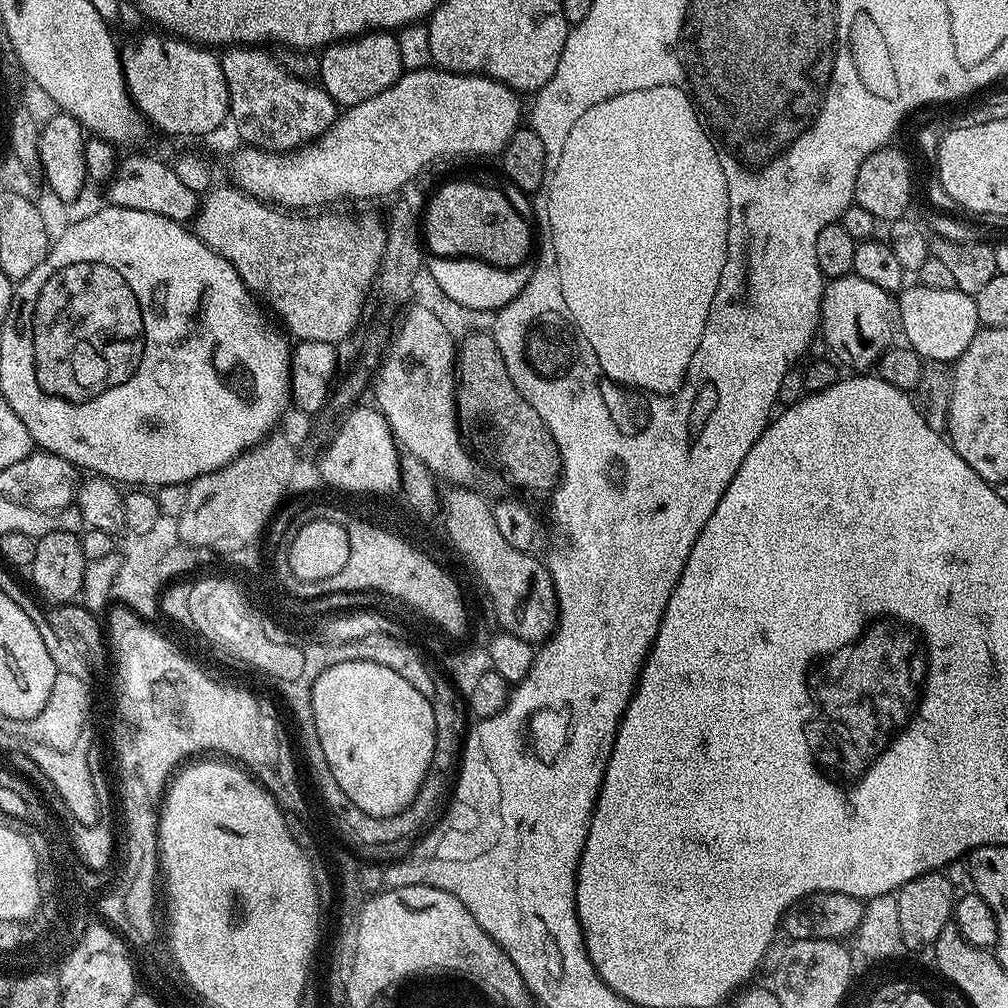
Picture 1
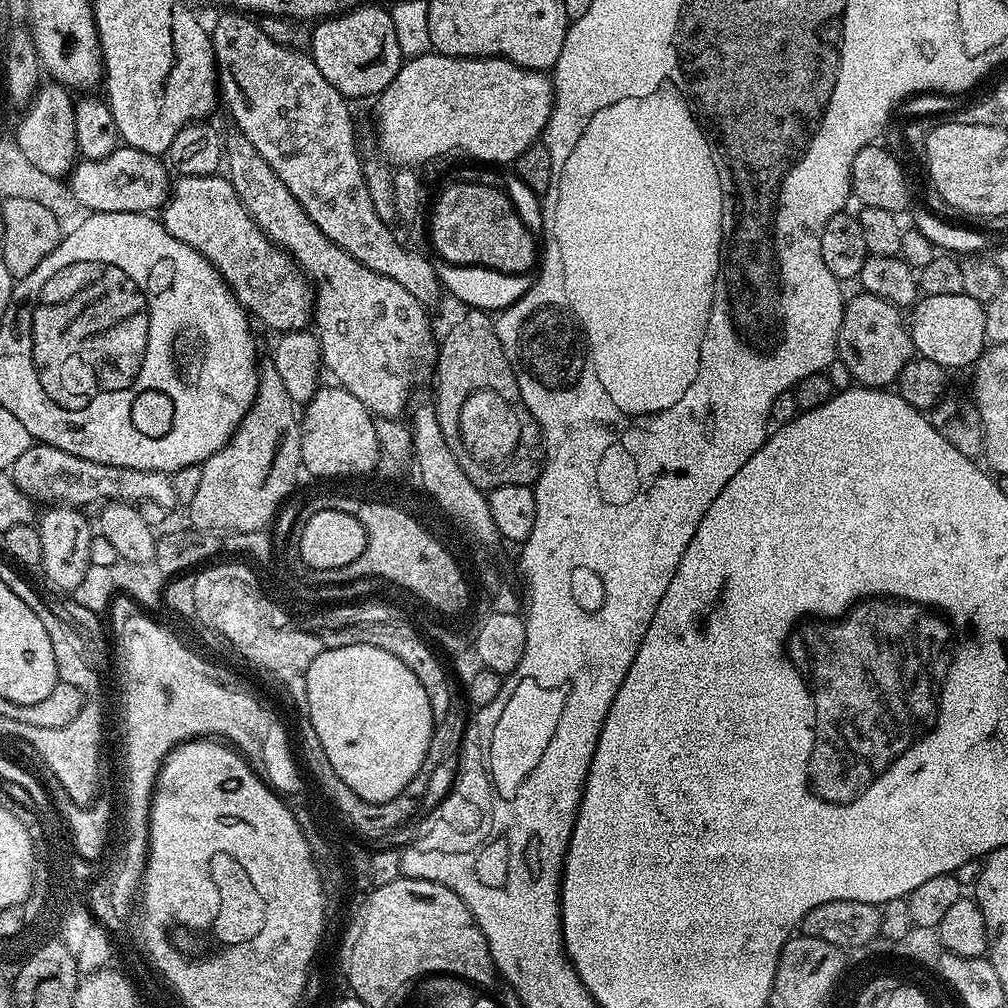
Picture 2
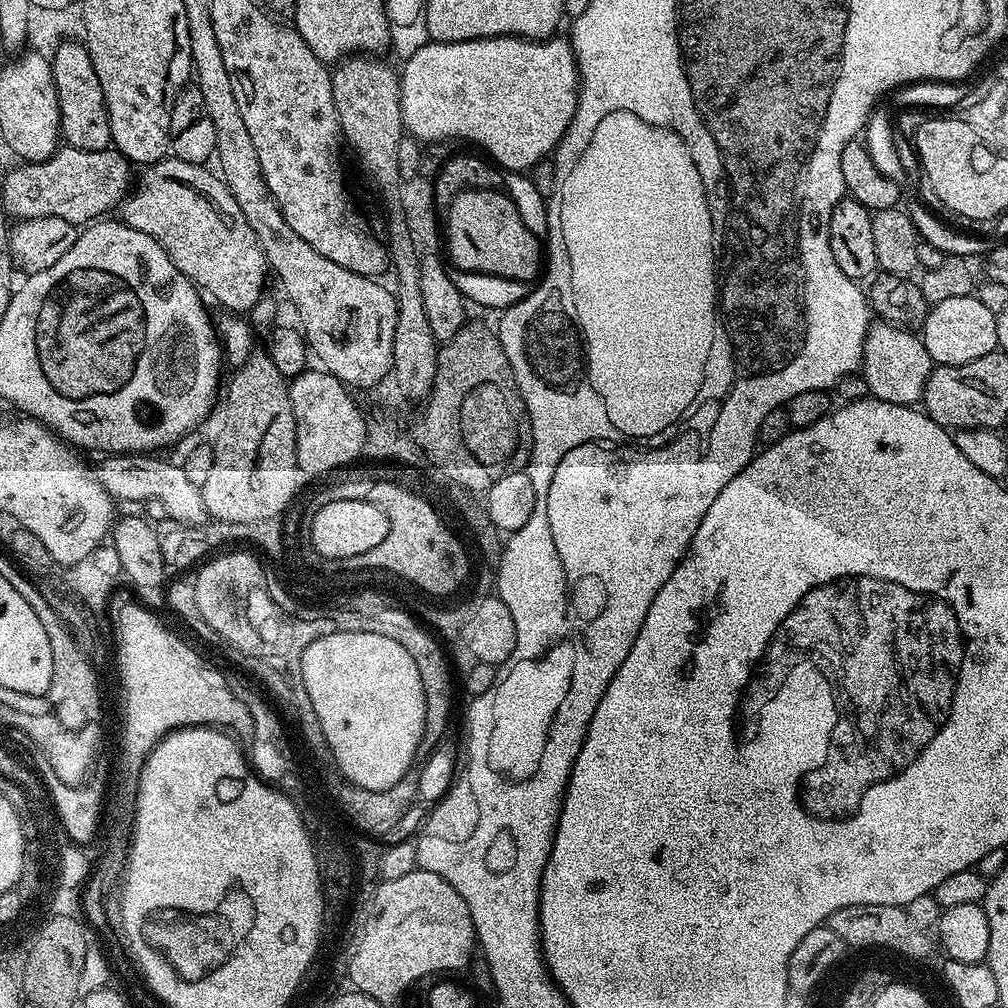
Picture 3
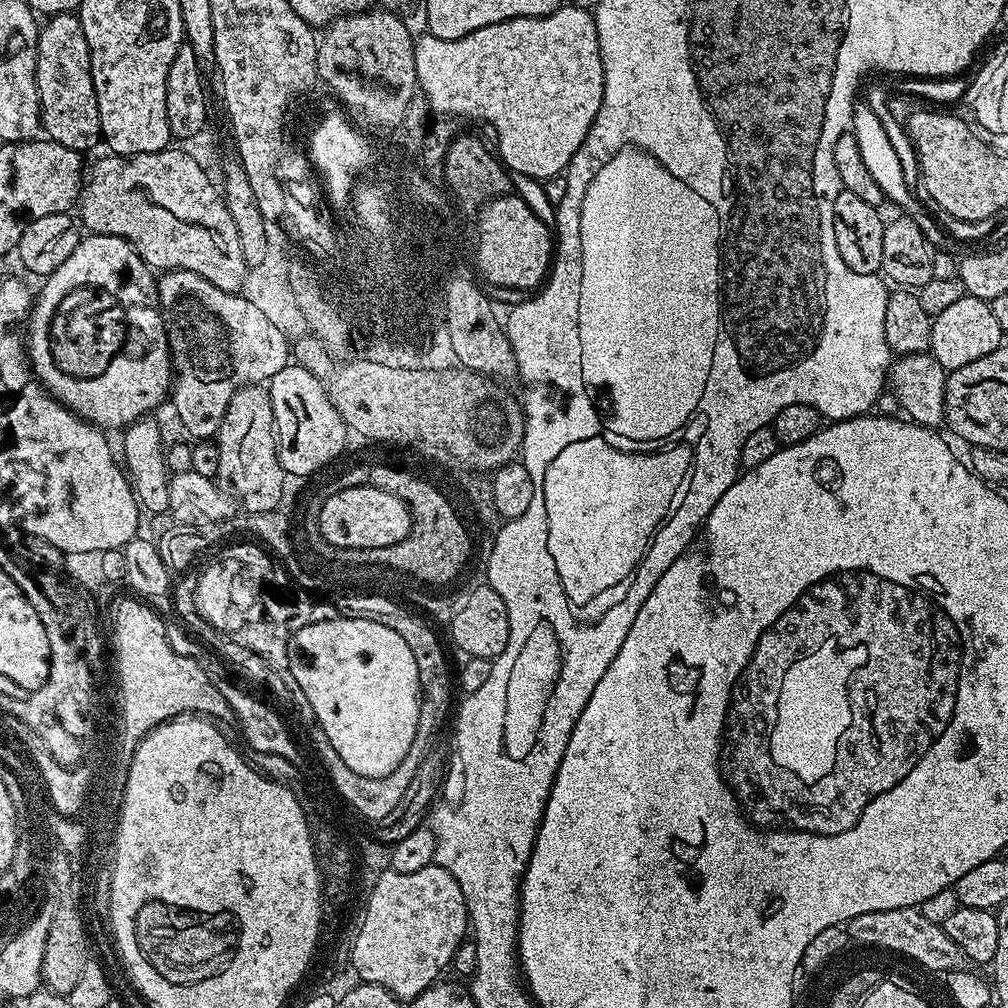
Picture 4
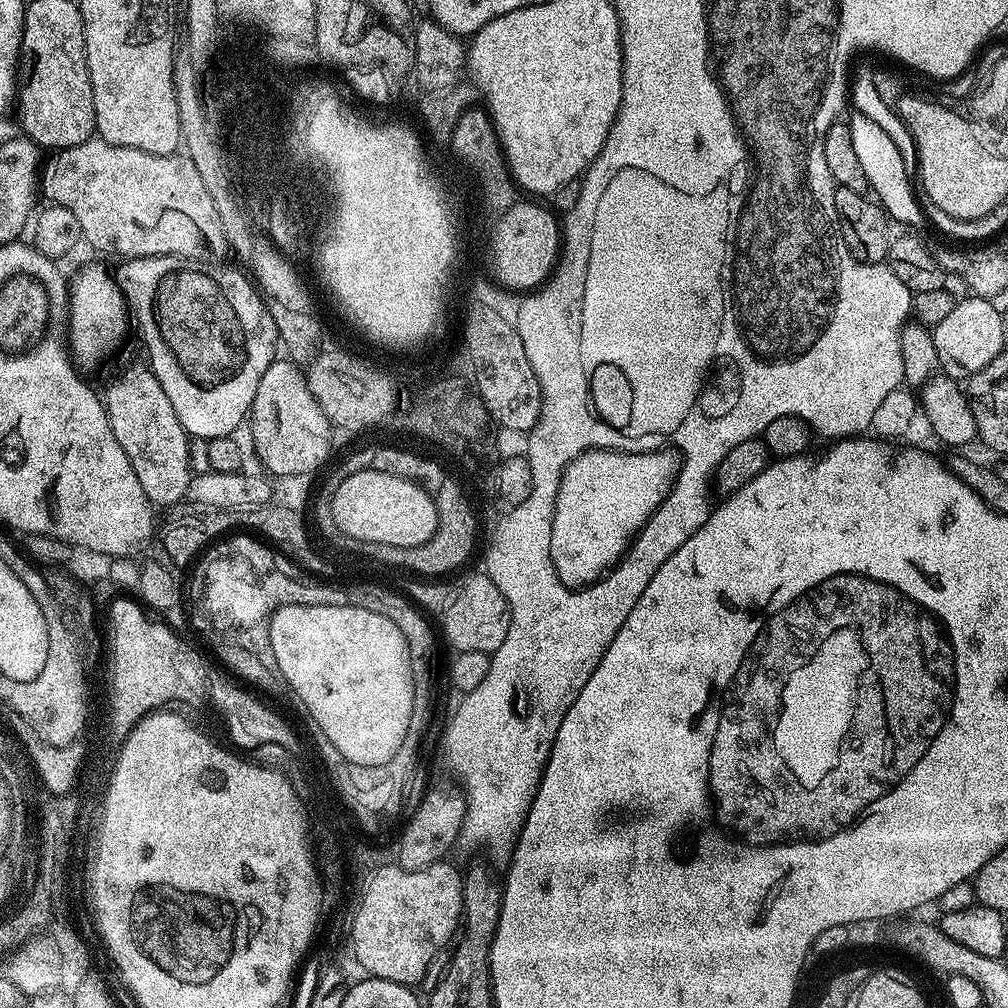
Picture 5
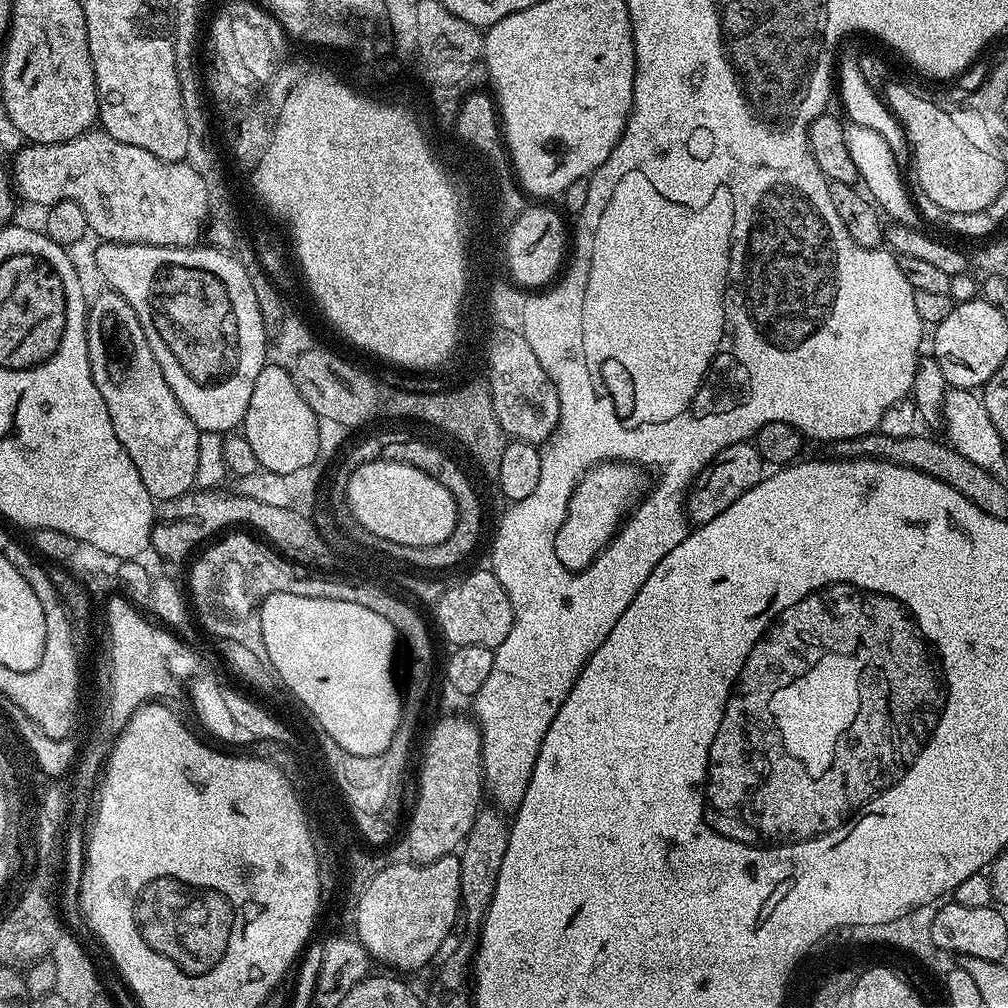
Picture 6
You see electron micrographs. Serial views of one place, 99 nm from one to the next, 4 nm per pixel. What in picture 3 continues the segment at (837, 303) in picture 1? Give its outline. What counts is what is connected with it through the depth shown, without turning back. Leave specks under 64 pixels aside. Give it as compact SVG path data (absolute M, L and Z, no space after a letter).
M876 322L869 327L864 339L862 377L873 400L916 406L924 399L926 378L930 378L933 362L923 339L915 331L897 328L895 324Z

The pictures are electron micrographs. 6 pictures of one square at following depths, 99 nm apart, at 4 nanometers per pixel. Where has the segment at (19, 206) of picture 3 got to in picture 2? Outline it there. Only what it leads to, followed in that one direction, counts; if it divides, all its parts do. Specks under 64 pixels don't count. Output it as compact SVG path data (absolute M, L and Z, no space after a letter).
M127 146L114 149L106 158L81 159L70 173L70 191L81 209L93 212L146 212L156 214L170 195L169 169L159 156Z

